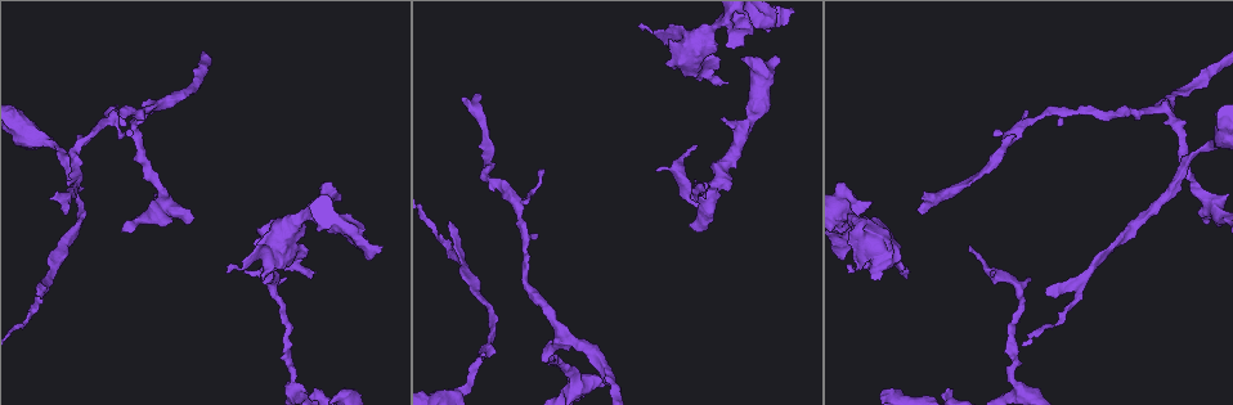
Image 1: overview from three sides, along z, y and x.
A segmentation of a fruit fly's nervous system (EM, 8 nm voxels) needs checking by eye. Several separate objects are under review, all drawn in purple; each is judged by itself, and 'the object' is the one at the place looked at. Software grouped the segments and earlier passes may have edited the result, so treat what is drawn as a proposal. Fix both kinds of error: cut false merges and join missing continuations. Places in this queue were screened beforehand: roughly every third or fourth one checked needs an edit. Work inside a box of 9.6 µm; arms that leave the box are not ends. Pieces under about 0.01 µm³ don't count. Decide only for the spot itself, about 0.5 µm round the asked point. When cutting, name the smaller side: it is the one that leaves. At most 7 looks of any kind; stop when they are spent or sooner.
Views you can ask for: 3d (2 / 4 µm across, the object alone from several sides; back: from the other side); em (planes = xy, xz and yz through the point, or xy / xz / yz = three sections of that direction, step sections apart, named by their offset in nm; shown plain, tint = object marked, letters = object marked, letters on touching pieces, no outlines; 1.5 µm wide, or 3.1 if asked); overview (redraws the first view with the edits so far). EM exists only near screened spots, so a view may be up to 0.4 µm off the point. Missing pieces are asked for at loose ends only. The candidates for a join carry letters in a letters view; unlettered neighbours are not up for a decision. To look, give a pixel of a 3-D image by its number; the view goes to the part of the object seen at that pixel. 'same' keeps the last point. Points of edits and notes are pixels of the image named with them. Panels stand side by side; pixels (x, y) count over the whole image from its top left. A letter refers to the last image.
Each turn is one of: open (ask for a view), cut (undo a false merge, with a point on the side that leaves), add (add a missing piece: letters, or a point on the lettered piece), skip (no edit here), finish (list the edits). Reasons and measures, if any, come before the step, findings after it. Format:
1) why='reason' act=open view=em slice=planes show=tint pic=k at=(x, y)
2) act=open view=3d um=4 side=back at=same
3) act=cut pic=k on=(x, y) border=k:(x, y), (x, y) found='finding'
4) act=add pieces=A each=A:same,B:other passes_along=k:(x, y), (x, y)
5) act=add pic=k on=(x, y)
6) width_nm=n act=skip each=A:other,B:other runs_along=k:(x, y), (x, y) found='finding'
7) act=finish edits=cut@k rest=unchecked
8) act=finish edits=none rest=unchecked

why='calibre changes' act=open view=em slice=planes show=plain pic=1 at=(305, 214)

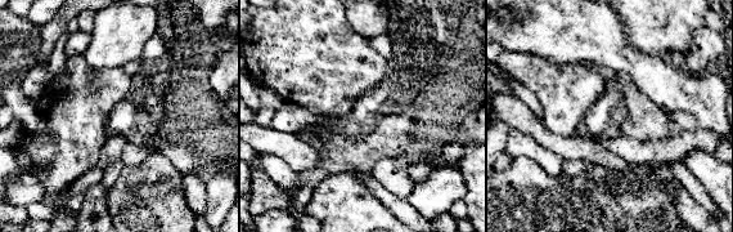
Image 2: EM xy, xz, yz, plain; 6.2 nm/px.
act=open view=em slice=planes show=letters at=same

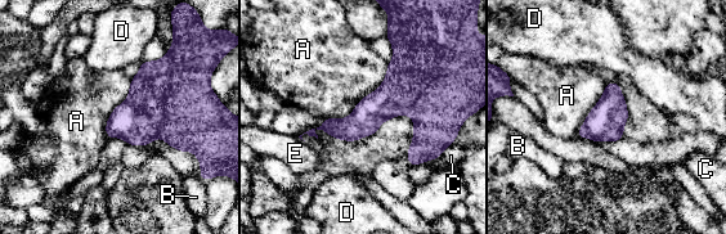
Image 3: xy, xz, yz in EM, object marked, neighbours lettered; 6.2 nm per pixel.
act=skip each=A:other,B:other,C:other,D:other,E:other border=3:(388, 63), (348, 116), (325, 117) found='one cell here'

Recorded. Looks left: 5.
why='branch stops here' act=open view=3d um=2 side=back pic=1 at=(908, 274)

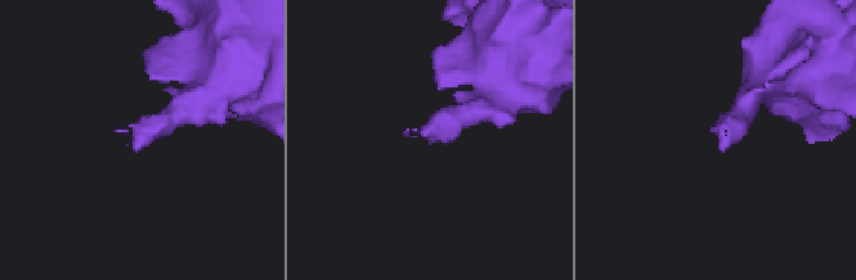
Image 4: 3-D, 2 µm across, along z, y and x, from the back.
why='need the tissue' act=open view=em slice=planes show=tint pic=4 at=(406, 134)

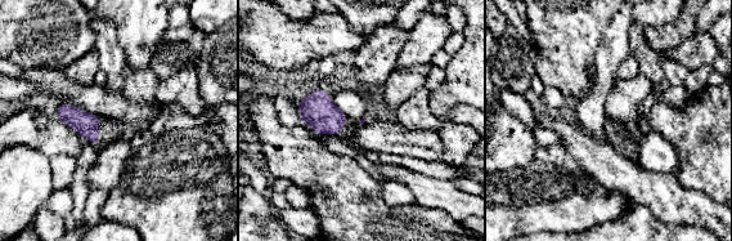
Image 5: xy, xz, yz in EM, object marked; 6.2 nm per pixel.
act=open view=em slice=planes show=letters at=same

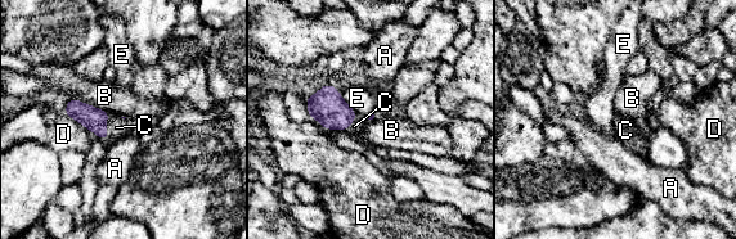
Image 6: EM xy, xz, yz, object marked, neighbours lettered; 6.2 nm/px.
act=add pieces=C each=A:other,B:other,C:same,D:other,E:other passes_along=6:(94, 120), (104, 127), (116, 127) found='it goes on there'

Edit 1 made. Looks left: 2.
act=finish edits=add@6 rest=unchecked

